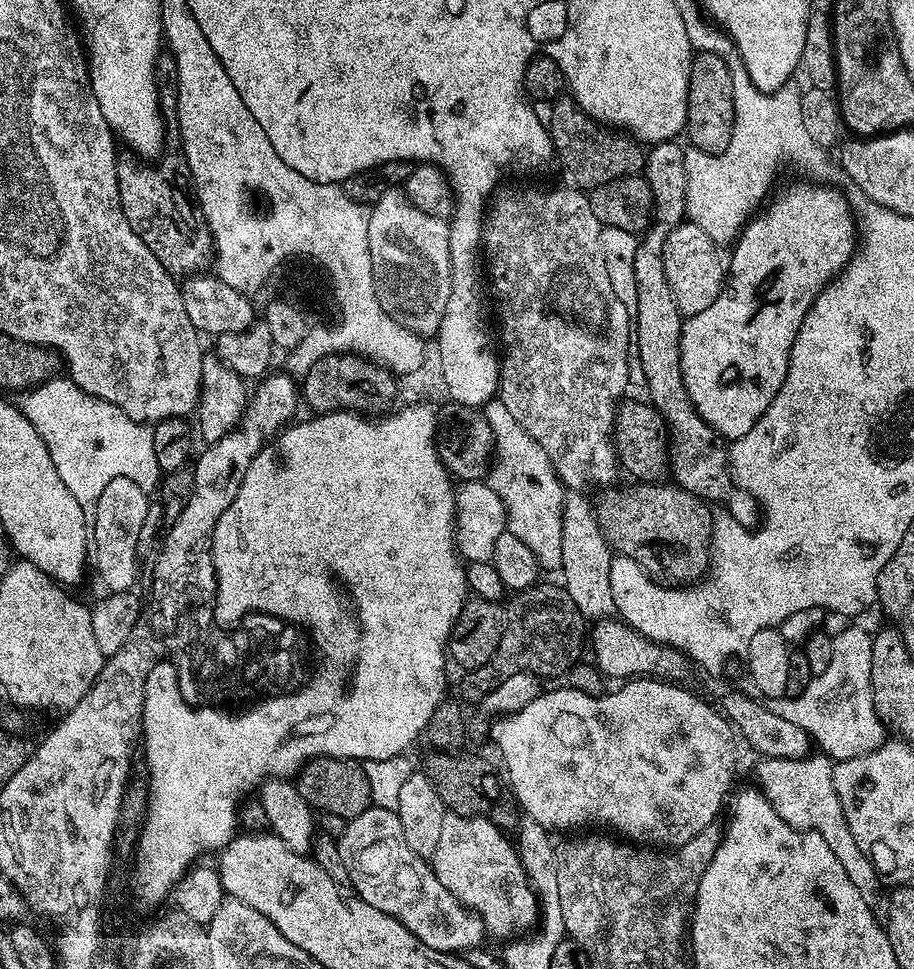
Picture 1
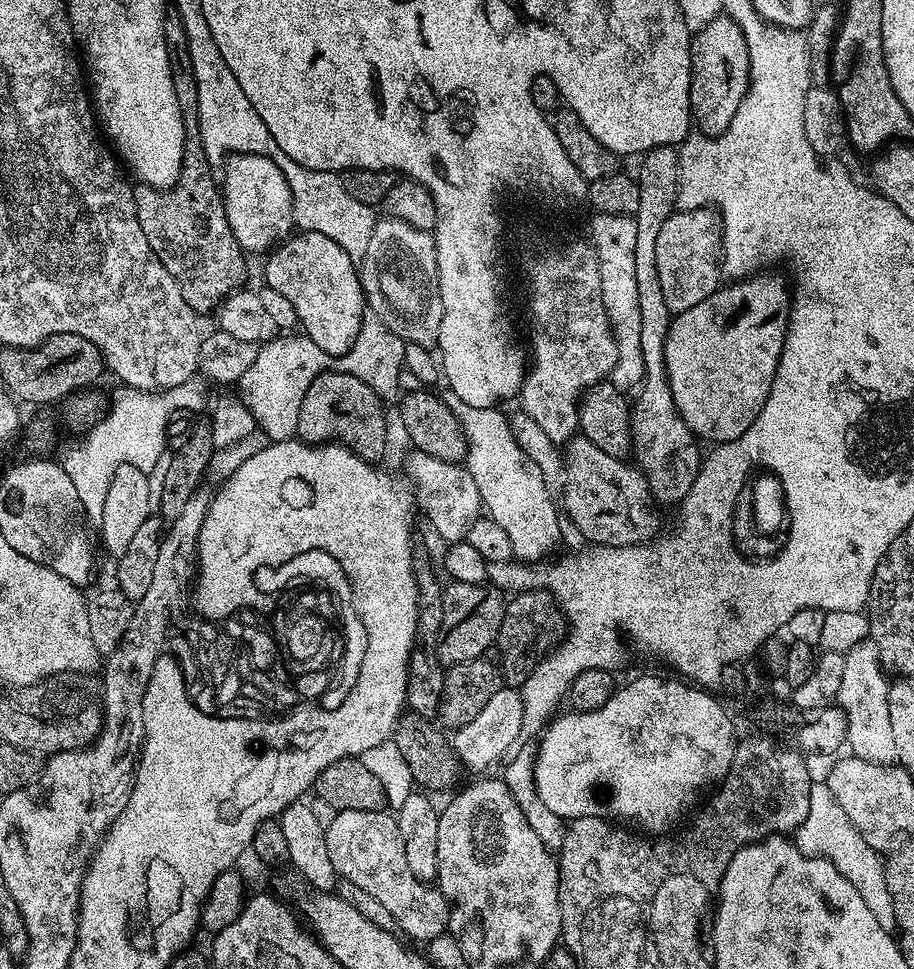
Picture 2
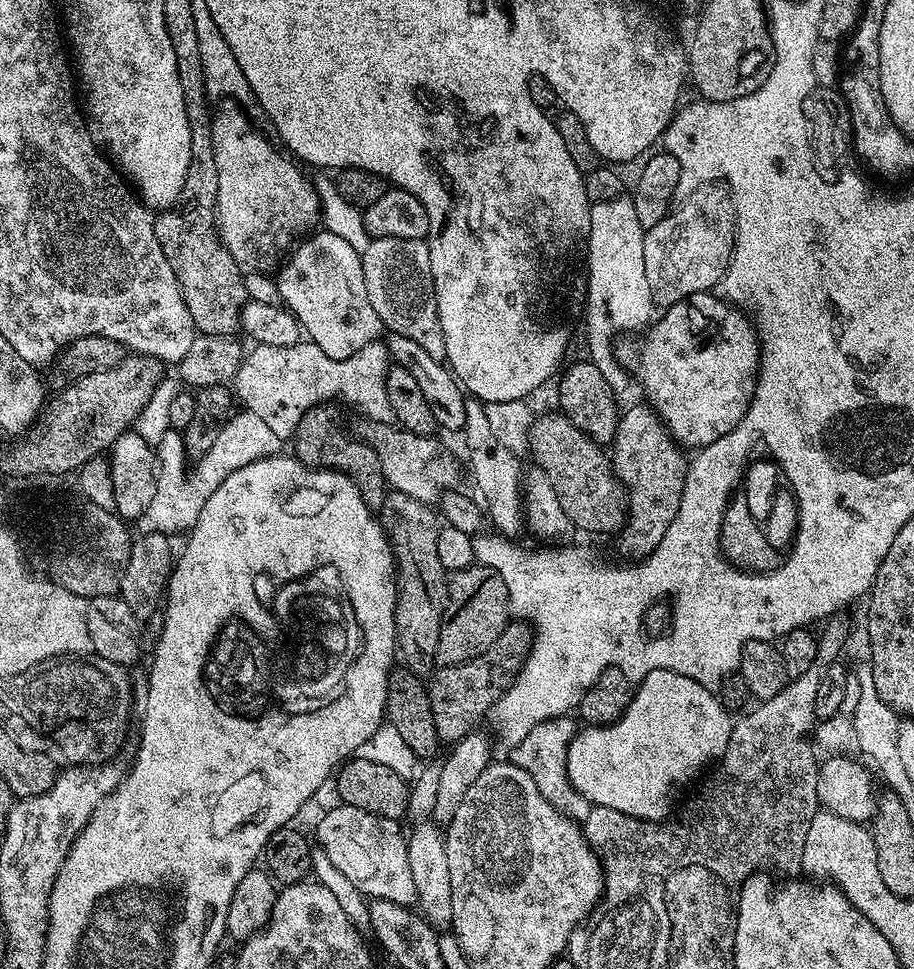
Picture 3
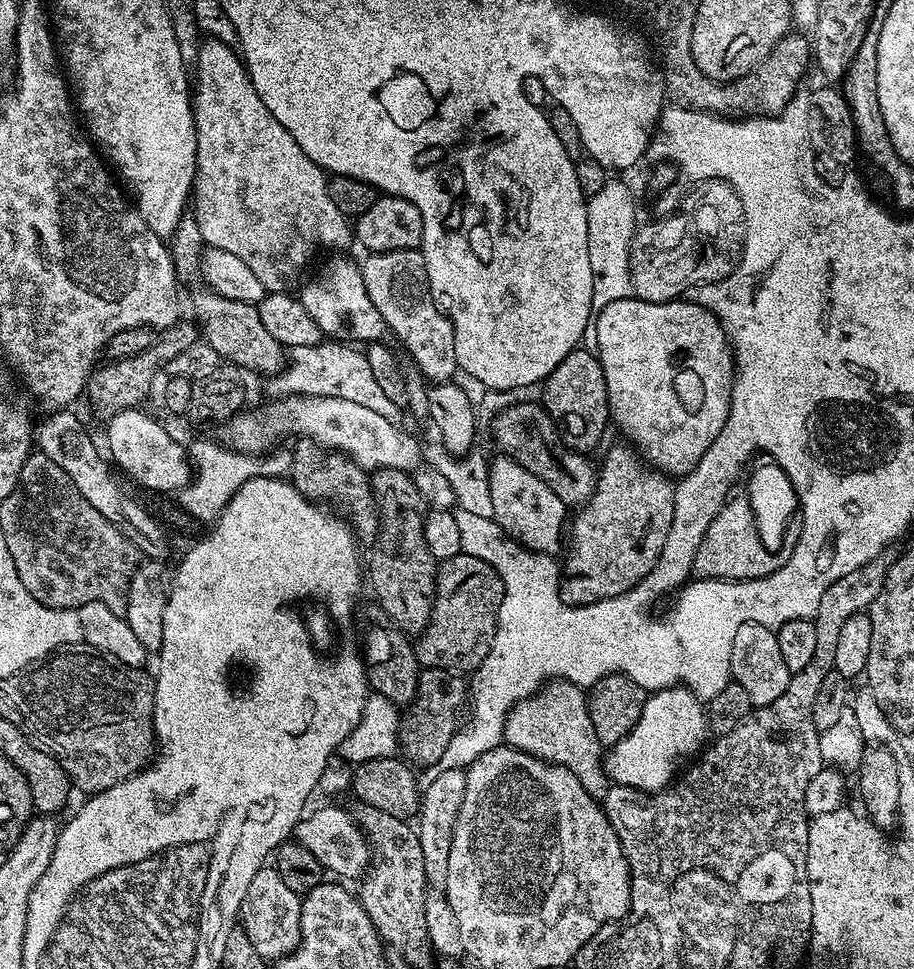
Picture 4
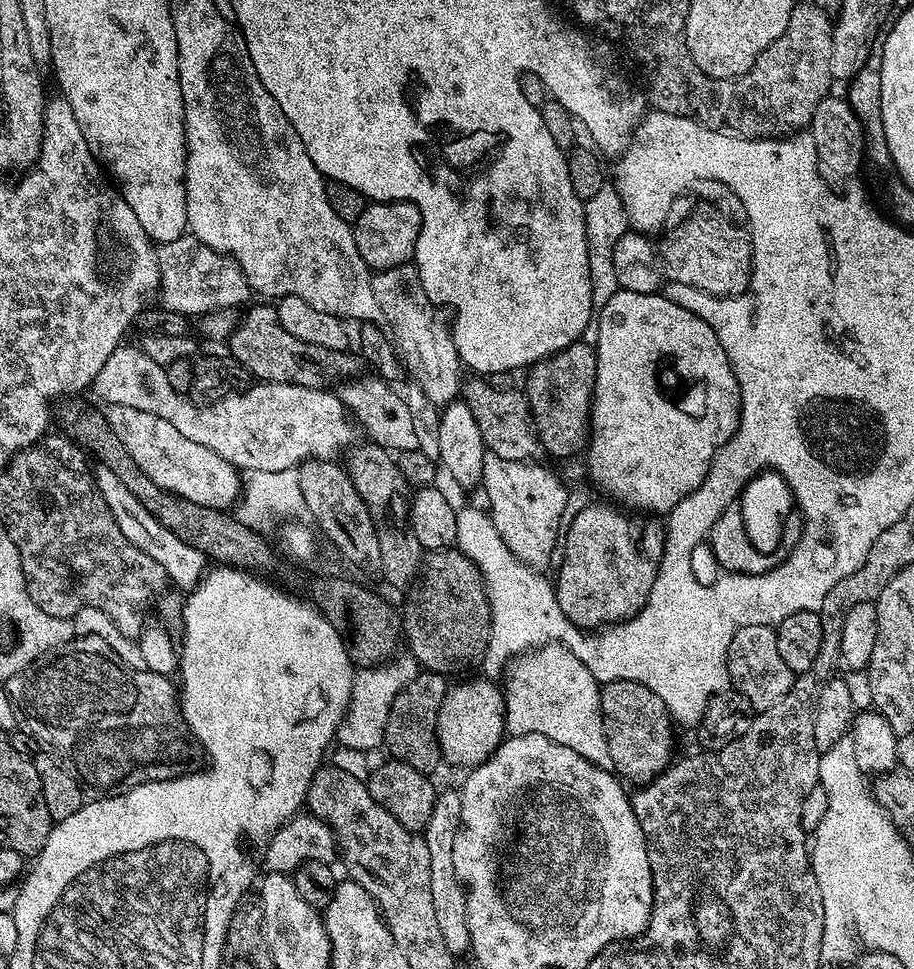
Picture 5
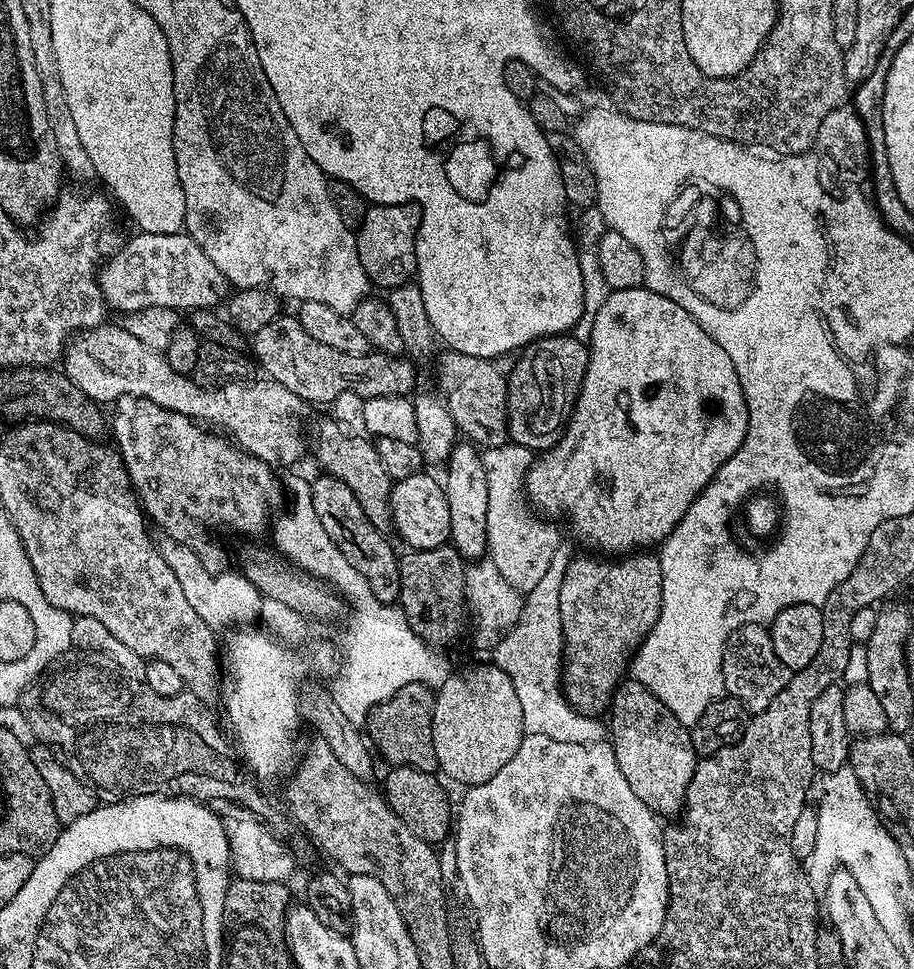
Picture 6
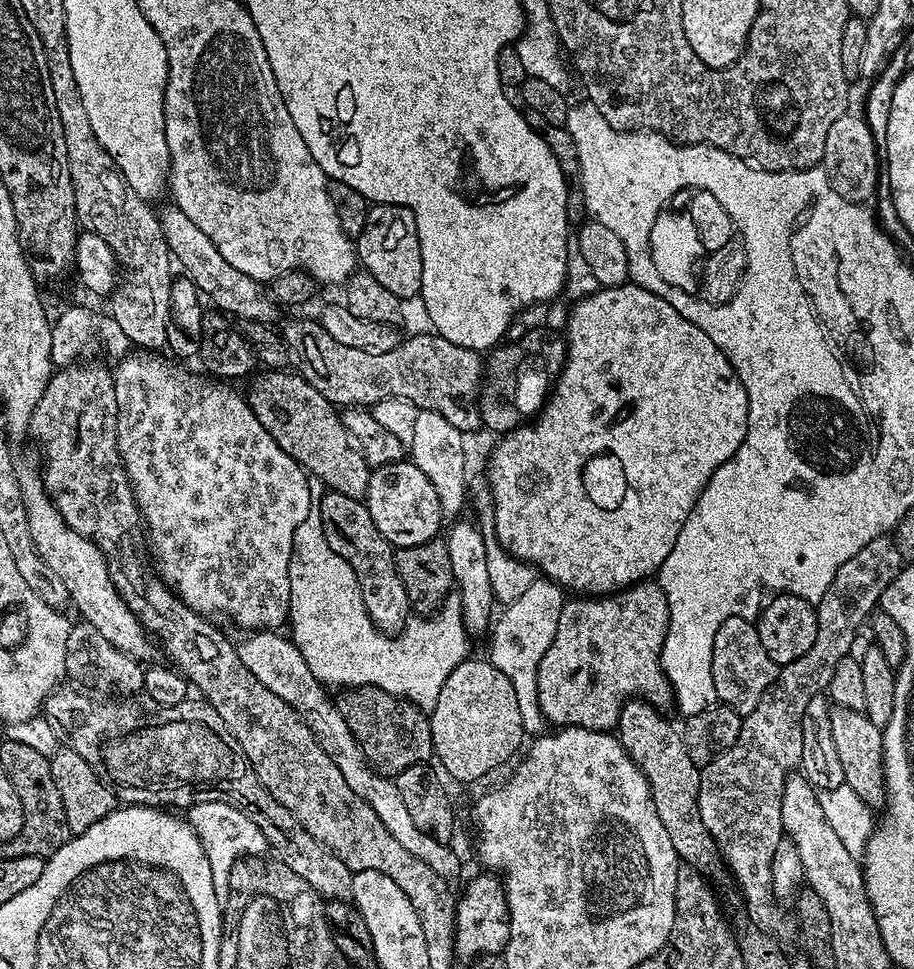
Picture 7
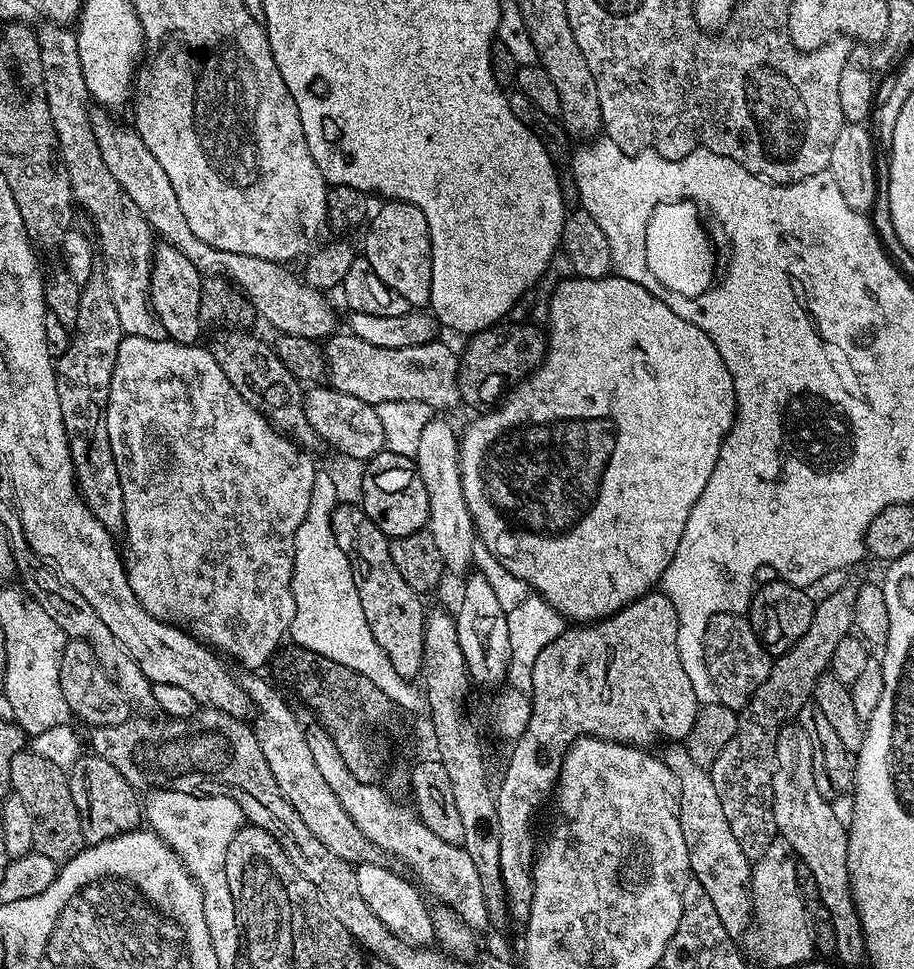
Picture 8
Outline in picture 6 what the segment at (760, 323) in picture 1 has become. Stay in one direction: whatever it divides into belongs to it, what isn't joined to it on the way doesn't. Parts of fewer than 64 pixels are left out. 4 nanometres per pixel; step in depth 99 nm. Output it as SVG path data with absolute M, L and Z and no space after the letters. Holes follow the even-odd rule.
M646 286L609 291L606 302L602 306L602 310L598 310L598 314L594 318L594 330L591 336L587 337L586 347L588 350L586 374L584 375L584 381L580 387L580 392L576 396L576 403L571 405L570 415L563 425L560 441L558 441L554 447L547 448L545 452L539 453L528 468L524 477L523 488L526 493L527 502L537 513L547 514L552 518L556 518L554 516L568 516L569 522L572 523L573 530L592 547L589 549L595 550L597 553L631 554L635 553L637 550L648 550L652 548L650 547L651 544L653 544L653 546L659 546L664 543L664 539L672 533L674 526L678 522L682 522L682 514L686 514L686 510L690 510L694 498L700 496L702 490L710 482L710 478L714 478L718 466L722 466L722 462L726 462L730 459L738 450L738 446L742 446L742 442L746 438L746 430L748 429L748 407L746 406L746 398L742 394L742 382L738 382L738 370L734 370L734 362L730 362L730 357L726 354L726 350L722 350L722 346L718 346L718 342L714 342L714 338L710 338L710 334L706 334L706 330L702 330L702 326L698 326L698 322L694 322L694 318L690 314L686 314L686 310L682 310L682 306L678 306L678 302L670 302L670 298L662 298L662 294L654 294L654 290L650 290Z

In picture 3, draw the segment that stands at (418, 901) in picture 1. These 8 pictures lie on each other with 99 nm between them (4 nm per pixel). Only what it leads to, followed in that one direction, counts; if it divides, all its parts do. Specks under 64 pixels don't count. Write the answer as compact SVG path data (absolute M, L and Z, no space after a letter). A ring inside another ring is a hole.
M341 803L320 817L315 843L365 898L388 899L407 906L417 903L413 875L407 862L407 839L404 832L400 833L401 825L397 821Z

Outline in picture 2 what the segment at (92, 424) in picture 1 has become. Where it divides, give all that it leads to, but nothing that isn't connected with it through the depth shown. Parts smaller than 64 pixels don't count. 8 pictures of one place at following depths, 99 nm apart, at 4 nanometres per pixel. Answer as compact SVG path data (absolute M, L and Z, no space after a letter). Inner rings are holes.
M197 374L186 378L182 386L167 388L165 392L138 392L129 387L123 389L124 393L112 404L112 412L106 413L89 430L88 437L78 441L62 457L66 474L70 474L74 490L78 490L80 507L84 509L85 517L99 518L102 514L106 490L118 466L133 464L146 473L154 470L155 462L166 450L170 414L174 414L174 410L199 414L208 404L208 388L210 389L209 381Z

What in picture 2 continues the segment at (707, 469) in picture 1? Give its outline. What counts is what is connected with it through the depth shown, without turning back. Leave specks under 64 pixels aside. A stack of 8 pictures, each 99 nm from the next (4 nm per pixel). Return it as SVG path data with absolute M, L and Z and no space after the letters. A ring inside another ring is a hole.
M675 147L651 148L643 153L638 175L638 210L635 214L638 239L634 246L634 278L638 281L638 310L640 323L638 343L644 363L644 383L640 385L631 405L632 447L634 460L647 478L649 492L659 504L677 505L684 500L693 486L698 470L703 463L699 439L686 426L680 411L674 406L674 394L670 390L668 371L664 361L668 327L674 313L662 298L662 285L658 283L658 266L655 249L658 247L658 230L676 208L676 195L680 189L680 153Z

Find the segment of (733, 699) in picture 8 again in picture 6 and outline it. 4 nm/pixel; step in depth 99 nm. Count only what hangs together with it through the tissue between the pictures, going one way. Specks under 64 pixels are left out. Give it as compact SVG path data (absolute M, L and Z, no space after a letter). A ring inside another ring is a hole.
M743 624L724 643L724 691L729 697L736 699L748 714L764 712L766 706L770 706L770 702L774 702L776 695L784 689L789 675L789 668L778 662L778 654L774 654L771 631L763 624Z

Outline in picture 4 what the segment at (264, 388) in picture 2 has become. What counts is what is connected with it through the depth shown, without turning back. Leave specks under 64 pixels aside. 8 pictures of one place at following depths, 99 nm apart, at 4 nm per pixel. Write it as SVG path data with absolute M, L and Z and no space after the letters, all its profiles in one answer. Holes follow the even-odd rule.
M328 346L324 348L293 348L286 360L286 367L275 377L272 388L280 398L289 396L325 396L326 398L347 398L350 402L358 402L369 410L382 414L382 418L393 422L399 421L401 405L390 402L386 394L382 394L374 373L370 370L370 362L366 362L363 351L356 346Z

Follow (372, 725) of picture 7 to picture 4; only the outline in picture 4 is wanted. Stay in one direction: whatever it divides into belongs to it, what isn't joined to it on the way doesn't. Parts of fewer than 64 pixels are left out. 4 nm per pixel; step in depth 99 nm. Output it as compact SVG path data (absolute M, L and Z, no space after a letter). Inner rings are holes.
M426 668L421 671L416 697L413 698L411 704L407 705L406 711L400 717L400 742L398 748L402 753L403 759L409 765L417 766L416 764L421 764L422 767L431 769L440 761L442 754L446 754L446 750L452 747L452 737L458 731L456 719L460 716L460 707L463 706L464 699L467 696L469 699L470 696L469 685L467 688L464 685L464 680L463 675L447 672L441 668Z

